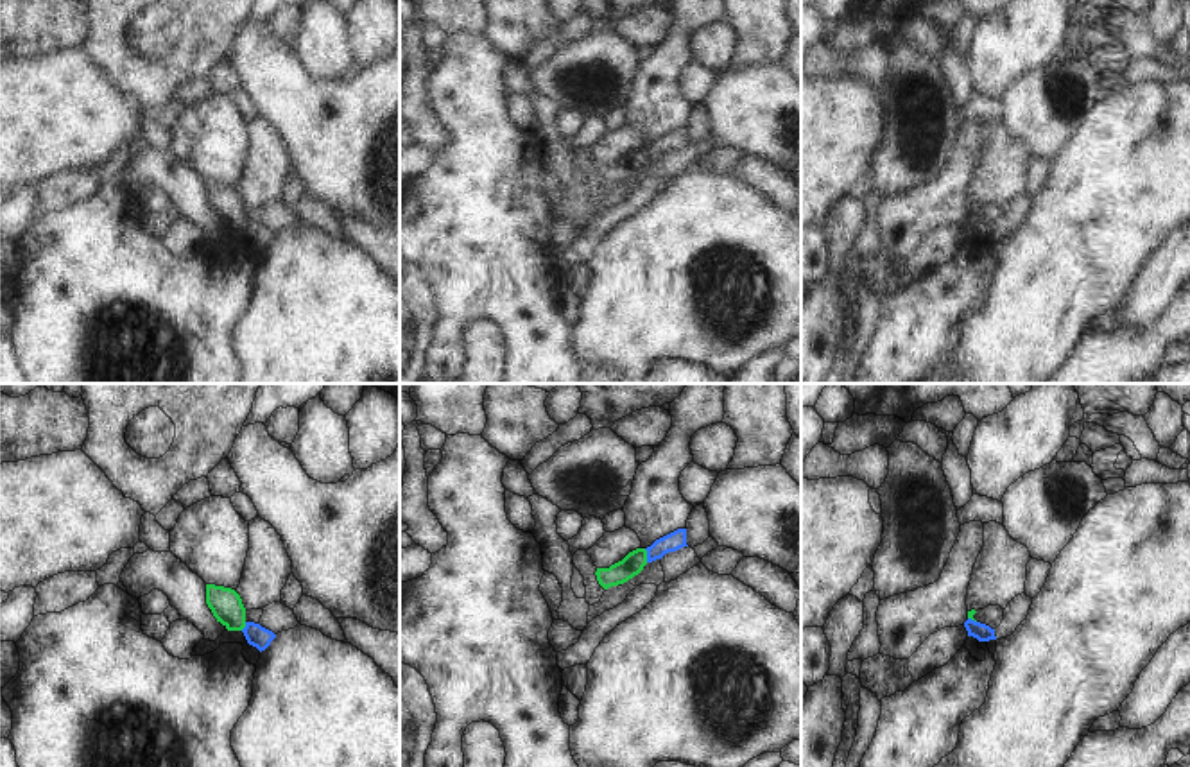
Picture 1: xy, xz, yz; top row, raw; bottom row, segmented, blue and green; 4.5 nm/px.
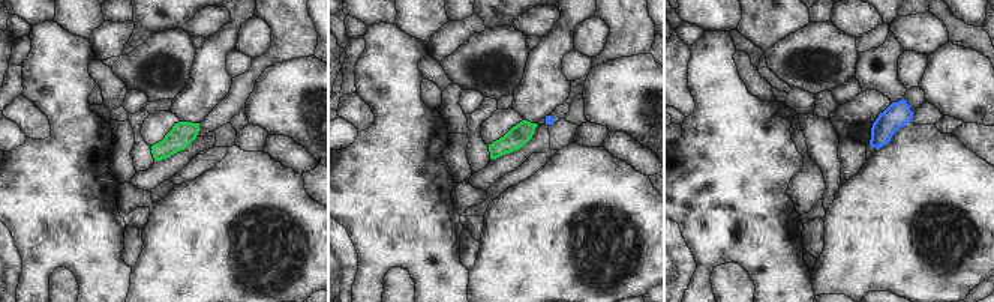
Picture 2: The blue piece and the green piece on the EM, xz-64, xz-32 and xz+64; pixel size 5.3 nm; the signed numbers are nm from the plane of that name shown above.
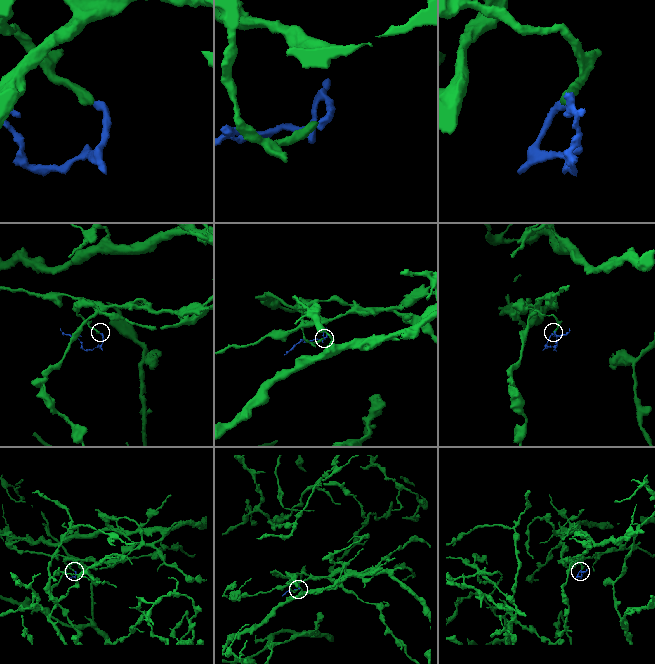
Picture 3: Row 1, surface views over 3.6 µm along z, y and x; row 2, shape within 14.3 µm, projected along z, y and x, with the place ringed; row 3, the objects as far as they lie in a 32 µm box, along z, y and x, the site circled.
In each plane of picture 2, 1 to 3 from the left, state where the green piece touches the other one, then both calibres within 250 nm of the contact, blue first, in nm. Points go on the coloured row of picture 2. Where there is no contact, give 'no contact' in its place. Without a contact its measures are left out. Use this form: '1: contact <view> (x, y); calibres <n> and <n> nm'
1: no contact
2: no contact
3: no contact

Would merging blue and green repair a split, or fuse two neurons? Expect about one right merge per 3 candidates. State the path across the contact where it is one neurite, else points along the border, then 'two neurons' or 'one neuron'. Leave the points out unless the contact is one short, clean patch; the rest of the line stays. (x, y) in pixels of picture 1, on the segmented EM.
along xz (644, 549), (647, 561) | two neurons

